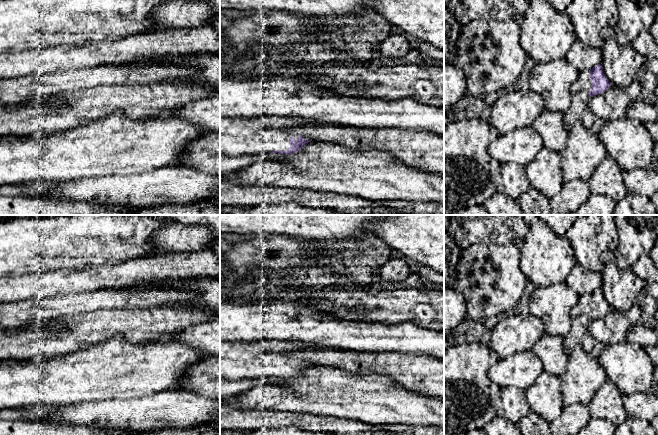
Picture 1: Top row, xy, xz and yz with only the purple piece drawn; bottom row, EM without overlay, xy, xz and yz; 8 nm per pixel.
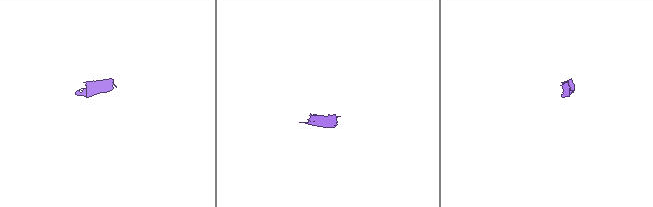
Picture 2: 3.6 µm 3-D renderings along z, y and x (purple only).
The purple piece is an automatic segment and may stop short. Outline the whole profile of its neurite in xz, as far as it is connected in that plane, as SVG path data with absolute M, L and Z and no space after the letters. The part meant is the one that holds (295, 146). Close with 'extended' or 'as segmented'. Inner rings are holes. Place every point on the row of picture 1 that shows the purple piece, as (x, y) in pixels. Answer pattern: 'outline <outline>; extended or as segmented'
outline M300 117L220 118L220 154L292 154L311 139L291 130L308 123Z; extended

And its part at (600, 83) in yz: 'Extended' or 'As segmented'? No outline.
Extended

